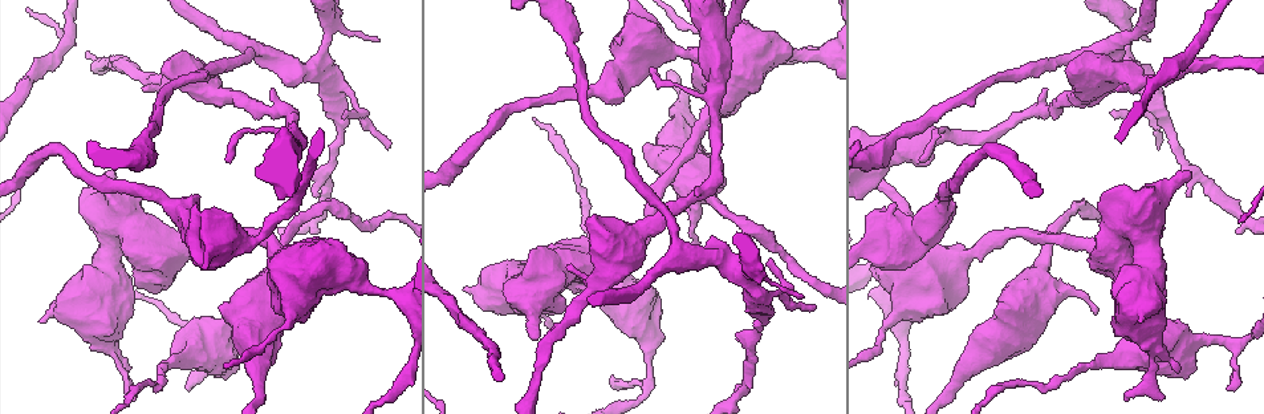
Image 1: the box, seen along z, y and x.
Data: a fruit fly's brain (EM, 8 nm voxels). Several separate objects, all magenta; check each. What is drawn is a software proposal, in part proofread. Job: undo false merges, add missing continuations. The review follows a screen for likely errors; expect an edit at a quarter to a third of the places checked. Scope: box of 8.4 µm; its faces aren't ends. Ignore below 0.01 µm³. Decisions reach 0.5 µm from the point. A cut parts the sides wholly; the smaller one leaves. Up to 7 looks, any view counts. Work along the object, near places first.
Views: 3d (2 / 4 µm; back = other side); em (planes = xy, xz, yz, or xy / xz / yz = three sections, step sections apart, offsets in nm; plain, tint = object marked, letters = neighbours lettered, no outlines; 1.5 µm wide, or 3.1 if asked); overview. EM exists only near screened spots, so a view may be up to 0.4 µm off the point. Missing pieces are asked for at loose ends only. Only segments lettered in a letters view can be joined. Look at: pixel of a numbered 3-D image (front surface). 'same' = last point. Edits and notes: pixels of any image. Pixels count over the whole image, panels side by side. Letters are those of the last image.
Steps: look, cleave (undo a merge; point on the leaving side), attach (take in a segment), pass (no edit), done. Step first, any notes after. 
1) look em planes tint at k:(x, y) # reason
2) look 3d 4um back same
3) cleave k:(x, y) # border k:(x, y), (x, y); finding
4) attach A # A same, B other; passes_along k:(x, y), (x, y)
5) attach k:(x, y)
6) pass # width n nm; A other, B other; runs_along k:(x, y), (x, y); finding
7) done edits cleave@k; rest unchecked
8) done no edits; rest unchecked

look em planes letters at 1:(273, 91) # an open end

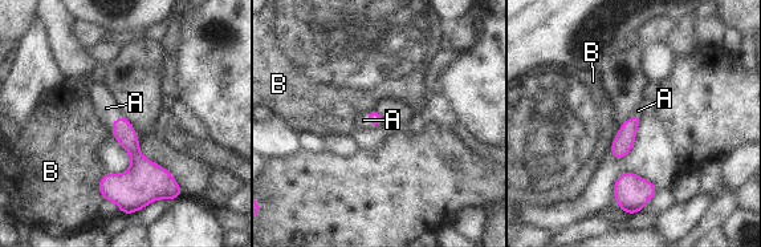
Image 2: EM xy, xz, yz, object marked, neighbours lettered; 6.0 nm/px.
attach A # longest_contact B 190 nm; A same, B other; passes_along 2:(123, 132), (117, 118), (106, 108); it goes on there

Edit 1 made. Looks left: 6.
look overview # see it whole again

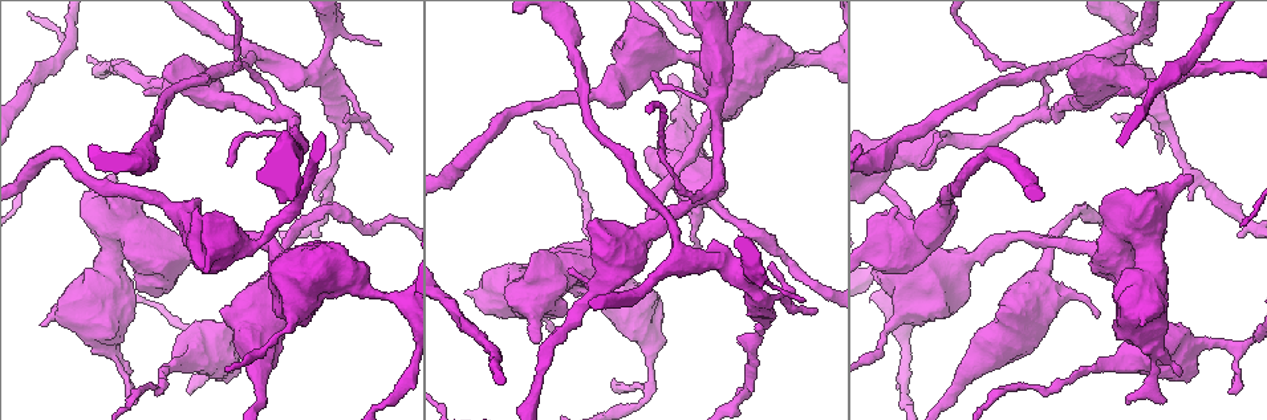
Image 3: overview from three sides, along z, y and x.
look 3d 4um at 3:(779, 296) # sudden change in width

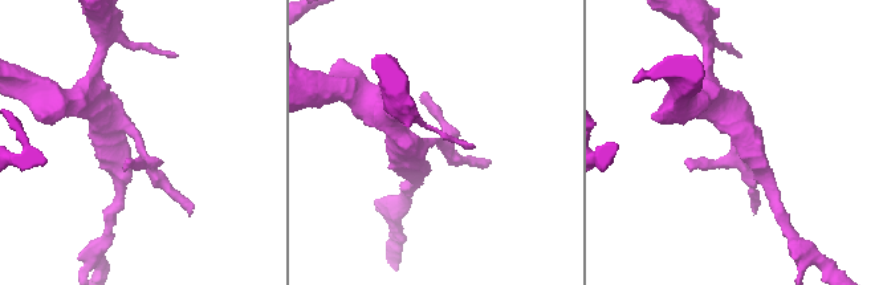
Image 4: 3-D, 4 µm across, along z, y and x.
look em planes tint at 4:(439, 139)

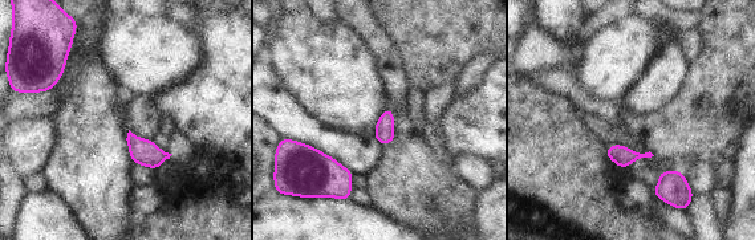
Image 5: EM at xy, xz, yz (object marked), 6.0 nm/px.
look em planes letters same

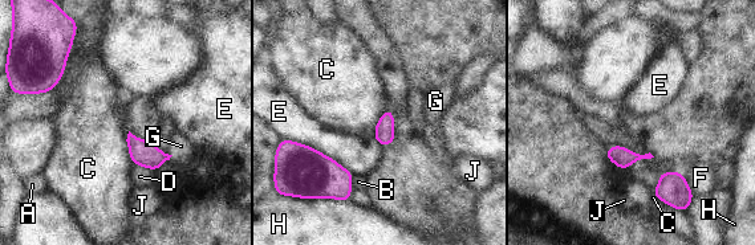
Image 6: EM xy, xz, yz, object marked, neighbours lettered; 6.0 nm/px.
pass # width 100 nm; A other, B other, C other, D other, E other, F other, G other, H other, J other; border 6:(69, 53), (64, 74), (51, 90); all the same neuron

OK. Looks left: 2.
look 3d 2um at 3:(1189, 174) # stops while still wide

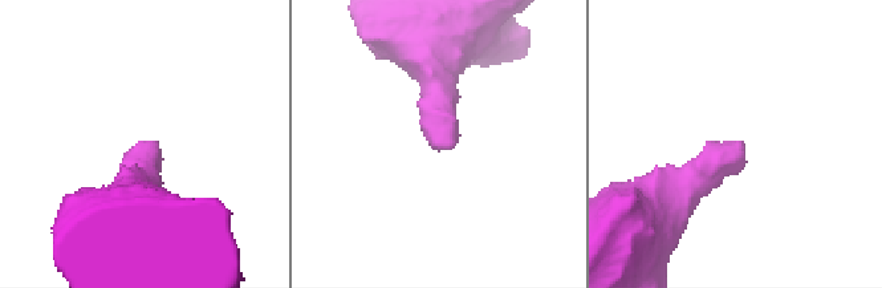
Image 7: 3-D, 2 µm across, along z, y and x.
look em planes letters at 7:(153, 143)

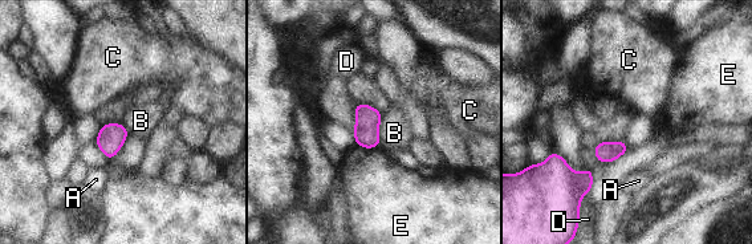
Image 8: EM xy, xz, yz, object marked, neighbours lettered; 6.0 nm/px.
pass # A other, B other, C other, D other, E other; border 8:(382, 113), (378, 146); no lettered segment goes on from it

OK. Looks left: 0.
done edits attach@2; rest unchecked

